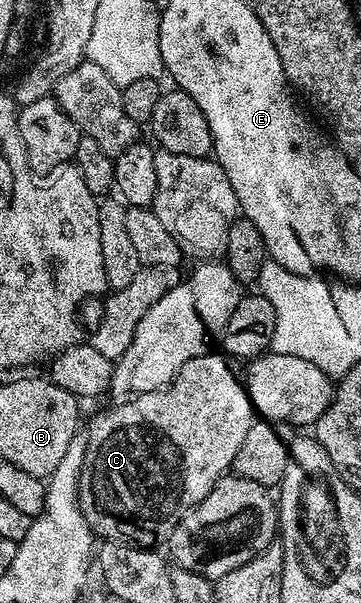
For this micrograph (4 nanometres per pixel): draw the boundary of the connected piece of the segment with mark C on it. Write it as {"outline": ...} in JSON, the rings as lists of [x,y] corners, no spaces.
{"outline":[[[210,350],[204,356],[192,358],[177,372],[174,381],[163,388],[161,392],[140,392],[123,399],[121,402],[115,403],[118,404],[115,408],[100,413],[91,422],[90,432],[88,431],[86,436],[86,466],[84,479],[80,485],[80,503],[84,518],[90,529],[94,531],[95,537],[101,538],[103,541],[119,540],[121,544],[133,544],[139,548],[165,545],[170,539],[172,530],[180,522],[180,518],[184,518],[184,514],[188,514],[188,510],[195,508],[210,493],[212,486],[216,486],[216,482],[231,471],[236,458],[236,450],[240,450],[240,445],[244,443],[248,430],[256,423],[256,413],[250,401],[250,395],[246,392],[245,383],[240,379],[239,373],[238,376],[234,373],[233,366],[235,367],[235,365],[225,355],[215,352]]]}

